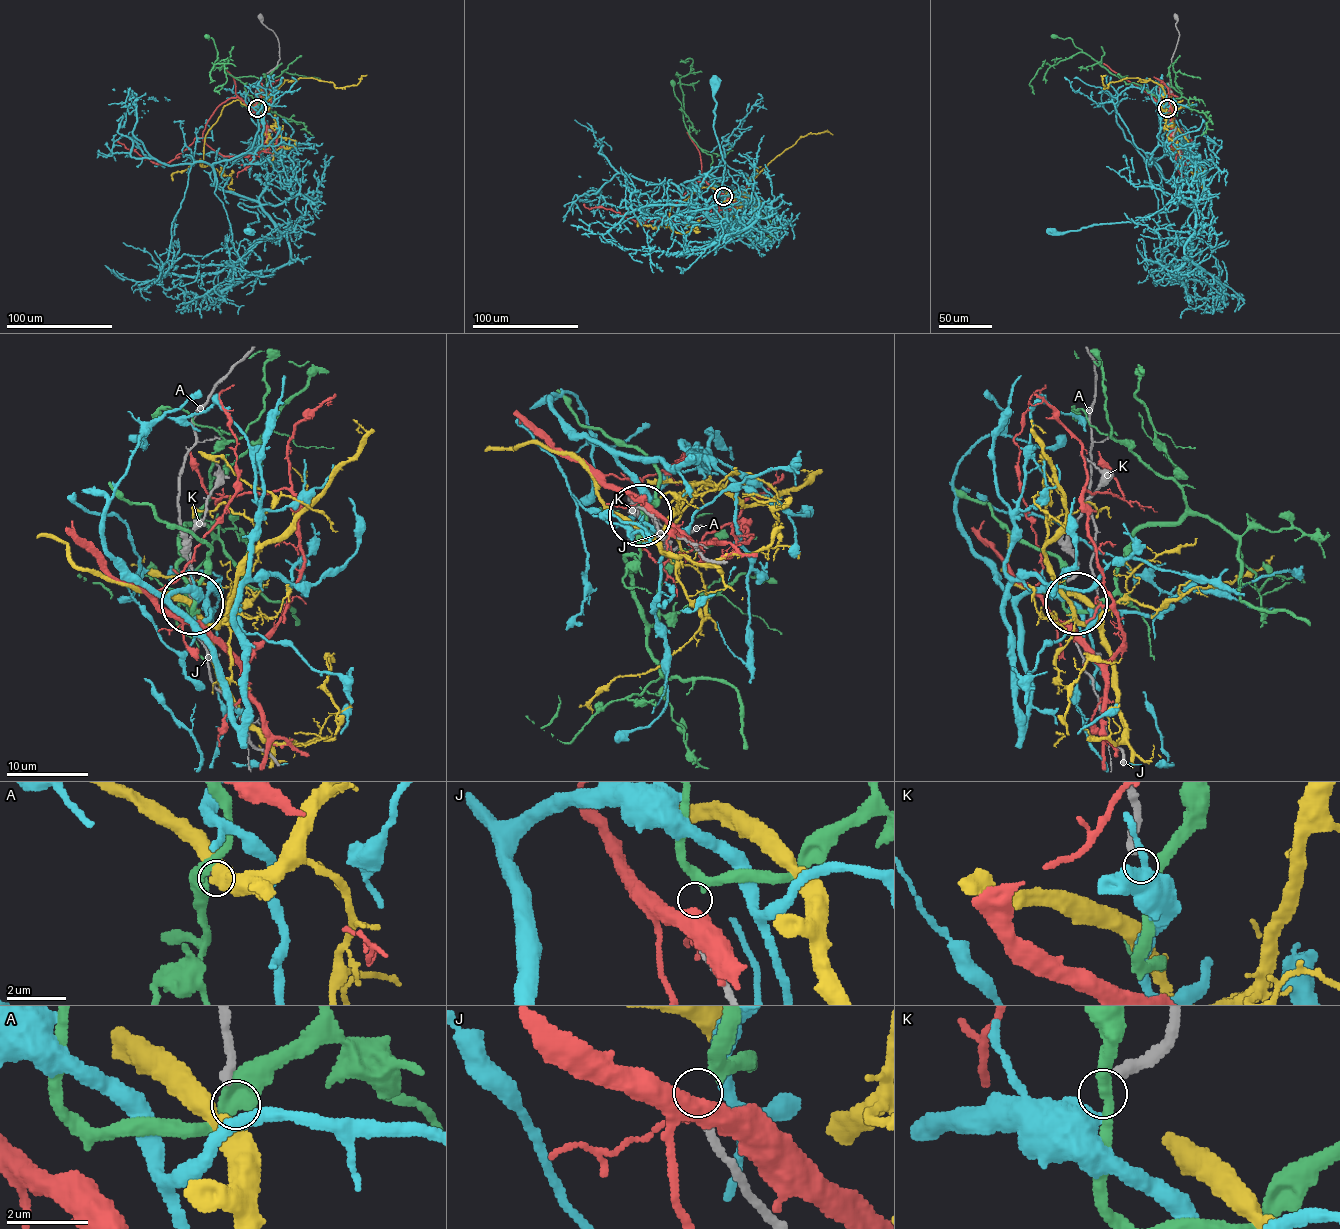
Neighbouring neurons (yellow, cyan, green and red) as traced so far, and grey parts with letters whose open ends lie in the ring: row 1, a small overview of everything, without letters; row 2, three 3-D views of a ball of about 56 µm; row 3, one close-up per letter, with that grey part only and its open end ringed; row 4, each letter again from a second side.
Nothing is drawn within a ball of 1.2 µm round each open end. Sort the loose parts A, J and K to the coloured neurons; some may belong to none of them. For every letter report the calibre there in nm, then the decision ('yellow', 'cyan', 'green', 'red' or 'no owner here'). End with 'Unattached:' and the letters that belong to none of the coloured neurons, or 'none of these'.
A: 220 nm thick; yellow
J: 180 nm thick; green
K: 320 nm thick; cyan
Unattached: none of these

